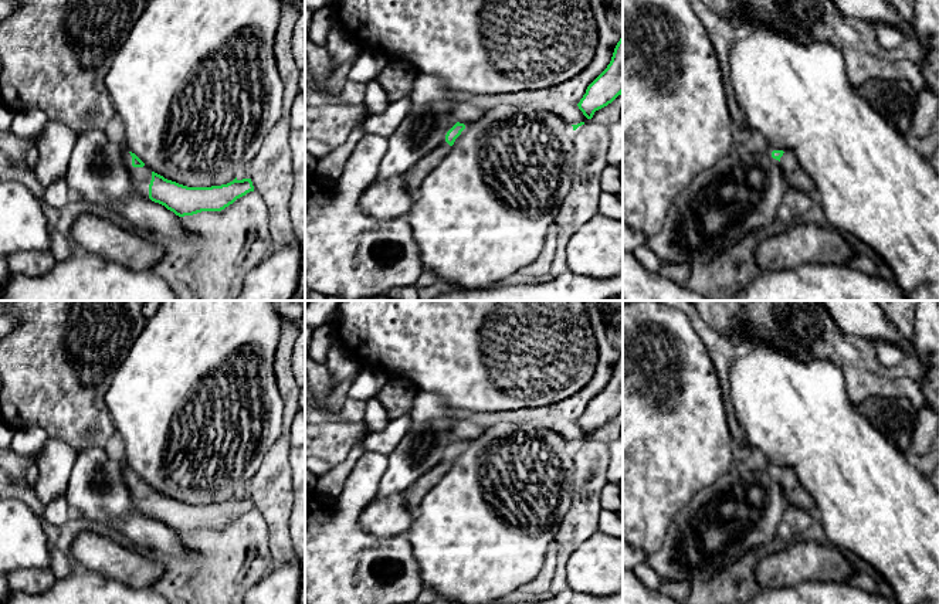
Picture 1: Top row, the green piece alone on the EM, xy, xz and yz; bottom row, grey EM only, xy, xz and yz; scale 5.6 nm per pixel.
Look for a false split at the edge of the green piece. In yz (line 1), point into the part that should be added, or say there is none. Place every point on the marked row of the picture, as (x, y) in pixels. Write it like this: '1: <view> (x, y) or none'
1: yz (796, 177)

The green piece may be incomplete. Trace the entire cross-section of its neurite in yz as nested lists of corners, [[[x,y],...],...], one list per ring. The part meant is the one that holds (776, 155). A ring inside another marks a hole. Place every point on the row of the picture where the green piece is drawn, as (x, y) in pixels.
[[[773,150],[772,157],[780,162],[782,173],[786,177],[786,186],[793,190],[817,194],[816,184],[811,177],[799,164],[791,150]]]

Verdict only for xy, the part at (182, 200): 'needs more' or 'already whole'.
needs more

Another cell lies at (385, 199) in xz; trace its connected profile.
[[[404,176],[376,180],[360,197],[360,208],[370,217],[389,220],[406,217],[416,201],[416,194],[407,190]]]

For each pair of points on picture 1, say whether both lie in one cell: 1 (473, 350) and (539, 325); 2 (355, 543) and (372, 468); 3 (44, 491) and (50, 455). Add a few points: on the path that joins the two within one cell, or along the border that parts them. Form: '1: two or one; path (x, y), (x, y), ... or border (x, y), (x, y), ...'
1: one; path (490, 333), (498, 325), (522, 325)
2: one; path (352, 525), (352, 501), (360, 487)
3: one; path (50, 482), (50, 464)

